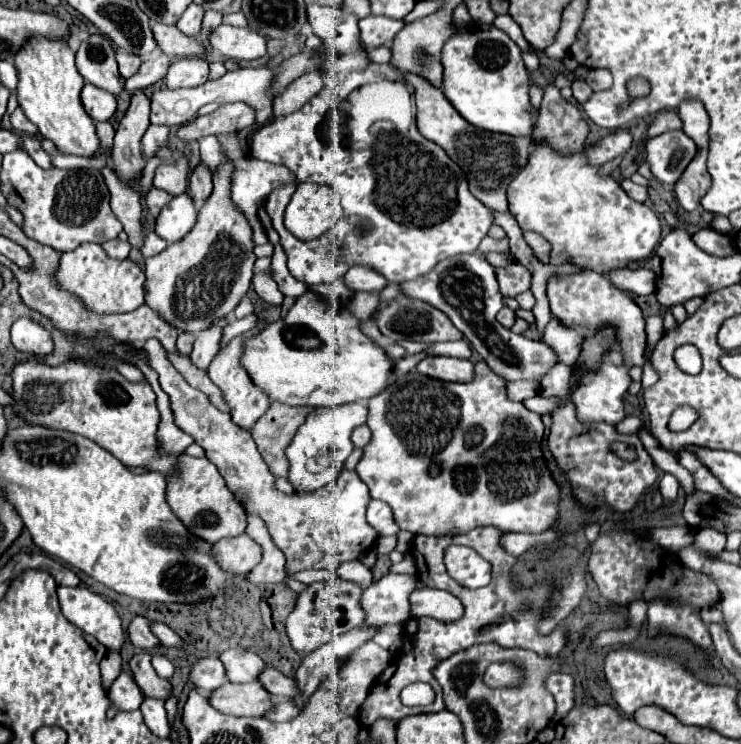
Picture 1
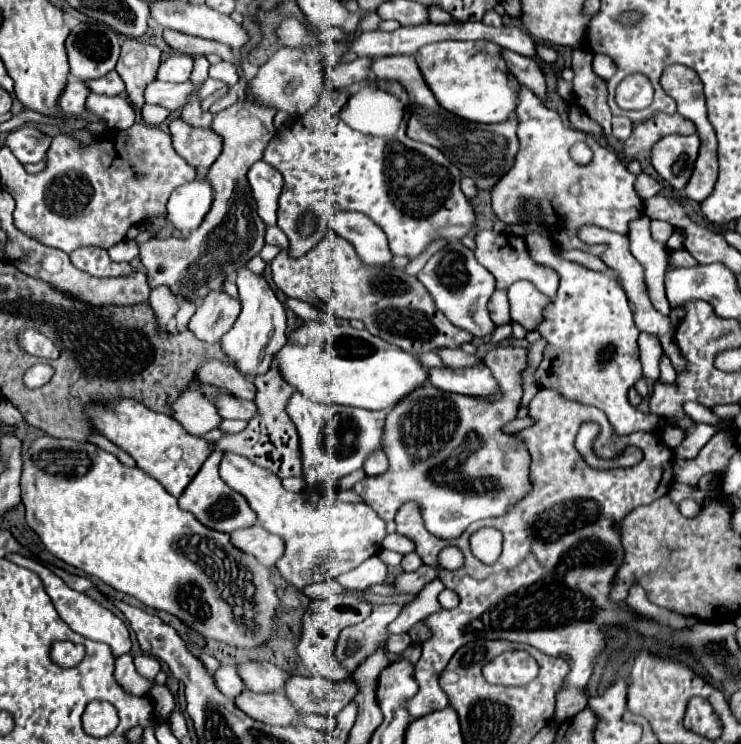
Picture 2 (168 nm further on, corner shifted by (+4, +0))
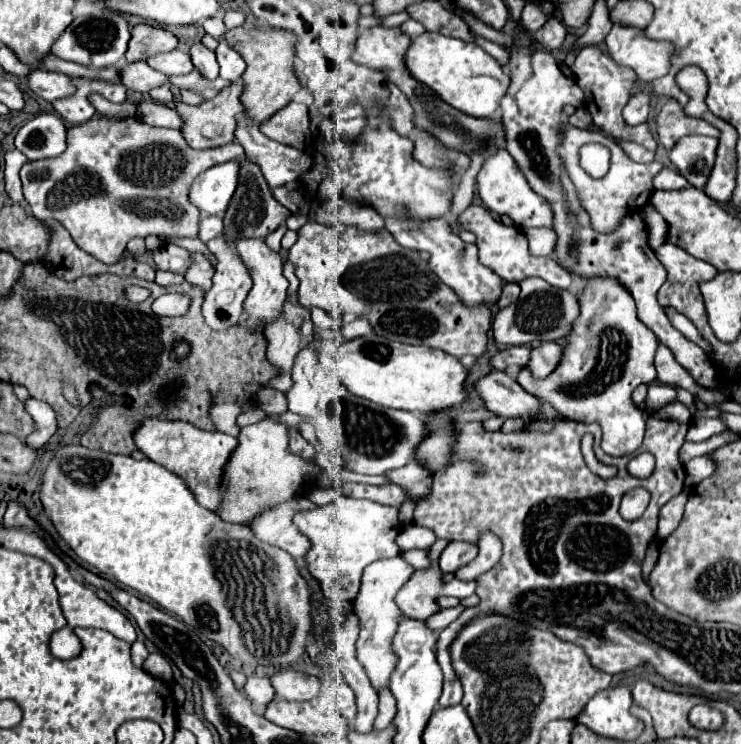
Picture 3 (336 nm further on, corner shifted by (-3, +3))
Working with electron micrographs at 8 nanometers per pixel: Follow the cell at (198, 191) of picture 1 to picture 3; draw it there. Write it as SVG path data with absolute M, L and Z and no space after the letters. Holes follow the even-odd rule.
M242 79L232 81L230 85L226 85L216 97L200 103L200 105L186 105L178 99L174 99L176 111L184 117L184 139L188 141L188 145L192 145L194 149L210 149L210 147L220 147L226 145L228 141L234 139L234 129L236 129L236 115L244 109L240 103L240 95L244 91Z

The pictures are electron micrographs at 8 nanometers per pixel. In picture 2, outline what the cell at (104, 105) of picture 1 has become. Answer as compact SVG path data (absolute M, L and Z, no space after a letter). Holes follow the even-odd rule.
M71 80L61 94L61 110L69 116L79 116L87 110L87 96L91 94L89 86L79 80Z

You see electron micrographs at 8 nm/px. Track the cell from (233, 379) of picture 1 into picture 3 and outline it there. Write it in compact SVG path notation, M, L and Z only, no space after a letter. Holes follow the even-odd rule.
M238 239L236 249L240 257L244 257L244 263L252 269L252 281L254 281L254 287L244 301L244 315L240 319L240 325L264 329L268 321L280 317L280 307L288 291L288 279L282 275L282 257L280 253L272 251L264 239Z

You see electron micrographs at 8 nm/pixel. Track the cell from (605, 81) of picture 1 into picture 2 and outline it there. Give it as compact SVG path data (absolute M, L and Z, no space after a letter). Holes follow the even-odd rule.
M595 56L593 58L593 72L599 76L599 78L603 78L603 80L609 80L611 76L613 76L613 72L615 72L615 68L613 68L613 60L609 60L607 56Z

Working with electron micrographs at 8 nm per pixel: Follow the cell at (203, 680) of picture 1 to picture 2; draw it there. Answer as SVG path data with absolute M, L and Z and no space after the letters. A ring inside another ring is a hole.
M219 666L219 670L215 670L211 674L211 678L215 680L219 692L223 692L229 698L235 698L239 692L245 690L245 684L237 676L237 668L235 666Z

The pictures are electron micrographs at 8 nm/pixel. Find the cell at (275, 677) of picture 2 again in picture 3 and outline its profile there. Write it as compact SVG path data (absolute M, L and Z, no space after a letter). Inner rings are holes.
M284 669L270 677L270 681L278 697L286 701L310 701L316 697L320 687L320 679L294 669Z

